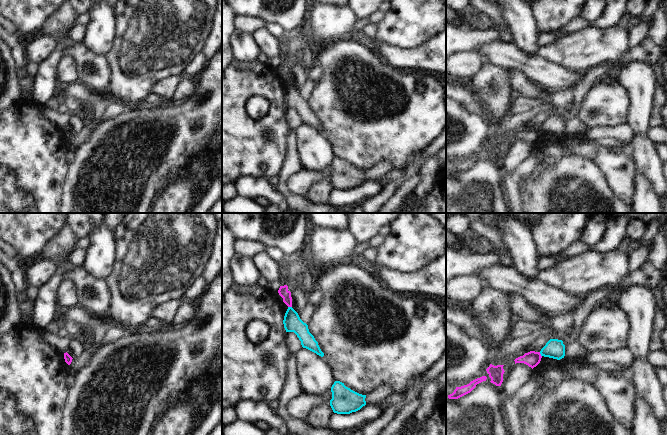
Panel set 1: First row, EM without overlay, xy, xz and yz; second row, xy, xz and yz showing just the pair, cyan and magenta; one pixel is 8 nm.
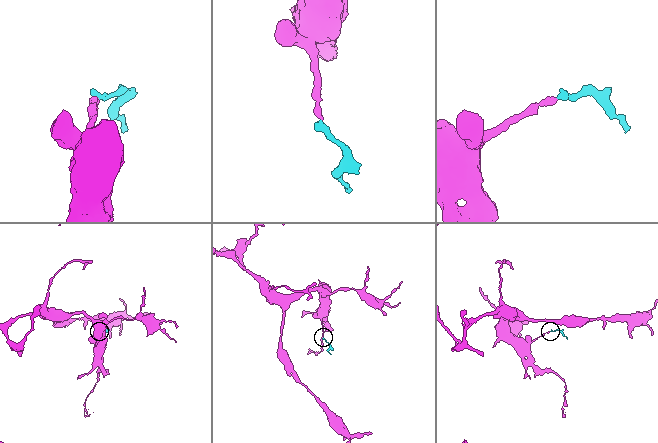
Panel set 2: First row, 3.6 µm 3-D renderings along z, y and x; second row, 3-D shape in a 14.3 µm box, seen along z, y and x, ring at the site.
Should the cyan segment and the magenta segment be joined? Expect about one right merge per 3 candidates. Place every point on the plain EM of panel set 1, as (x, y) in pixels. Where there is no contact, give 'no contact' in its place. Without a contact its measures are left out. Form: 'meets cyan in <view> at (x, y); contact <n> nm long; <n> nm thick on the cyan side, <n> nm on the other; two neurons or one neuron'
meets cyan in yz at (540, 129); contact 40 nm long; 160 nm thick on the cyan side, 120 nm on the other; two neurons

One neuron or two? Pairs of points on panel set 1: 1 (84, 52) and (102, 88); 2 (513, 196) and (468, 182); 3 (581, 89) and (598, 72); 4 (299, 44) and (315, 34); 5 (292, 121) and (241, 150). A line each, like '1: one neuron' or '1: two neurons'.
1: one neuron
2: two neurons
3: one neuron
4: two neurons
5: two neurons

